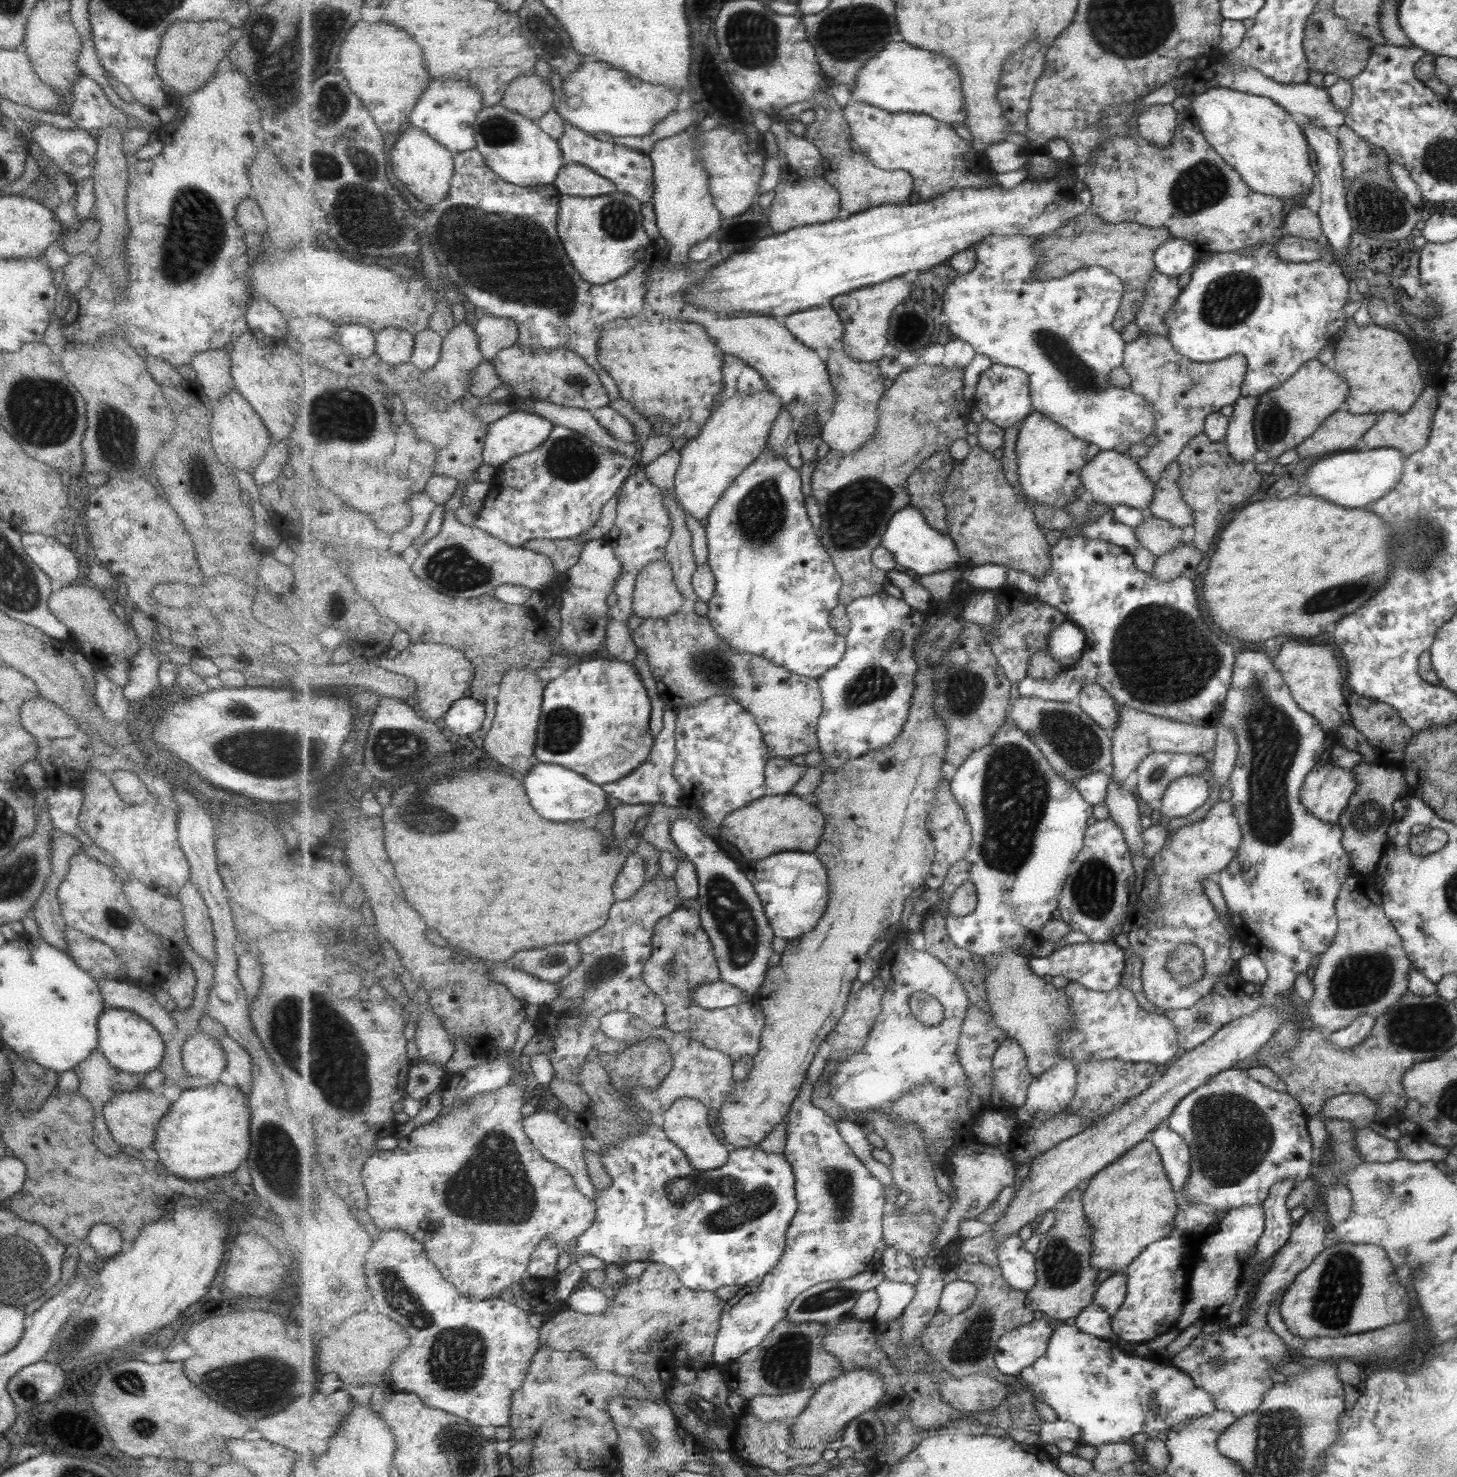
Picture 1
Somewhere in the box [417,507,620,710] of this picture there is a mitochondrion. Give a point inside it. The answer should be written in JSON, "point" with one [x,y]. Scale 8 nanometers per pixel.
{"point":[452,567]}

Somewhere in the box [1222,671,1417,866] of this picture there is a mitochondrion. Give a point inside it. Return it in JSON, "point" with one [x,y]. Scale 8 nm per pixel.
{"point":[1361,817]}

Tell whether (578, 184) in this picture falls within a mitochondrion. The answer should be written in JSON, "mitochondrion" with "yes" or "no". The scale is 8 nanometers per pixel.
{"mitochondrion":"no"}

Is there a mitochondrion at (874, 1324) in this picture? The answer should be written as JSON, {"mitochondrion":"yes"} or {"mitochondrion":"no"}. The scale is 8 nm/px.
{"mitochondrion":"no"}

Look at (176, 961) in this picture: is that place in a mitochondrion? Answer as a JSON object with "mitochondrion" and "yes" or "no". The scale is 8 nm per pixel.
{"mitochondrion":"no"}

